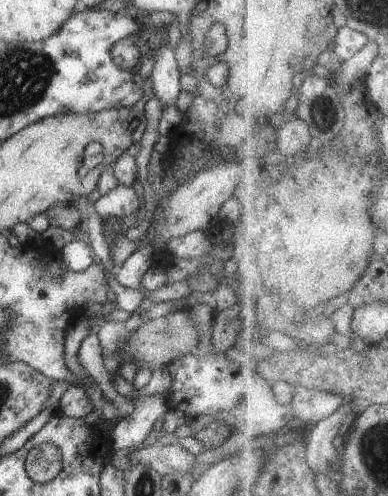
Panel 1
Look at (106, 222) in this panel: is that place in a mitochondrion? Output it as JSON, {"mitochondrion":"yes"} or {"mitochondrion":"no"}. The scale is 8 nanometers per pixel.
{"mitochondrion":"no"}

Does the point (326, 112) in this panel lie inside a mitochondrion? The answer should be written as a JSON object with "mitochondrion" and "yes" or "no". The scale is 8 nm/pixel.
{"mitochondrion":"yes"}

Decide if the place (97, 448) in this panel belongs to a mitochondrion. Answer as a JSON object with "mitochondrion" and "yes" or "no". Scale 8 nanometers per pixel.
{"mitochondrion":"no"}

